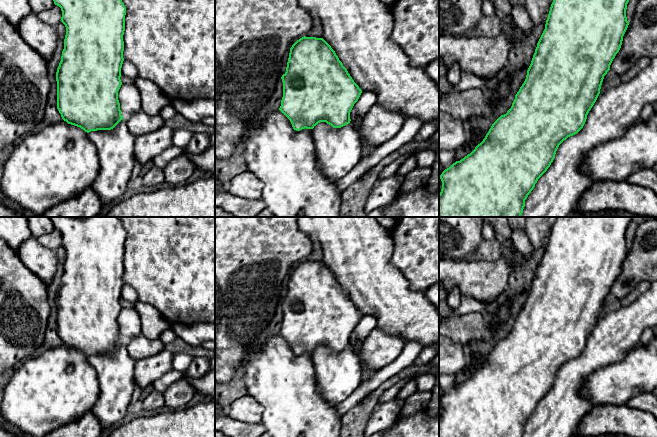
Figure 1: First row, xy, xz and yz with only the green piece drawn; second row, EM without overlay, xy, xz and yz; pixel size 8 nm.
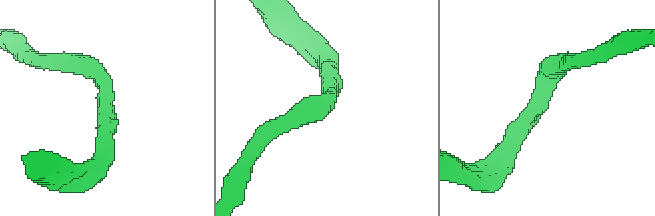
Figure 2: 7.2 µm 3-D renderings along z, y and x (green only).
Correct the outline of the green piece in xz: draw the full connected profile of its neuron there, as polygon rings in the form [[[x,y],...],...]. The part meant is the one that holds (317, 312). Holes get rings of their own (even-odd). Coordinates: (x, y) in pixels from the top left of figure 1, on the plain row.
[[[304,260],[297,264],[290,272],[286,296],[281,303],[283,321],[279,334],[290,344],[293,353],[296,355],[305,352],[313,353],[320,346],[326,346],[333,352],[341,352],[349,348],[351,345],[350,336],[362,317],[335,275],[323,262]]]

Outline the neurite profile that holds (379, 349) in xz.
[[[375,327],[362,344],[360,362],[378,371],[392,363],[402,353],[405,341]]]

